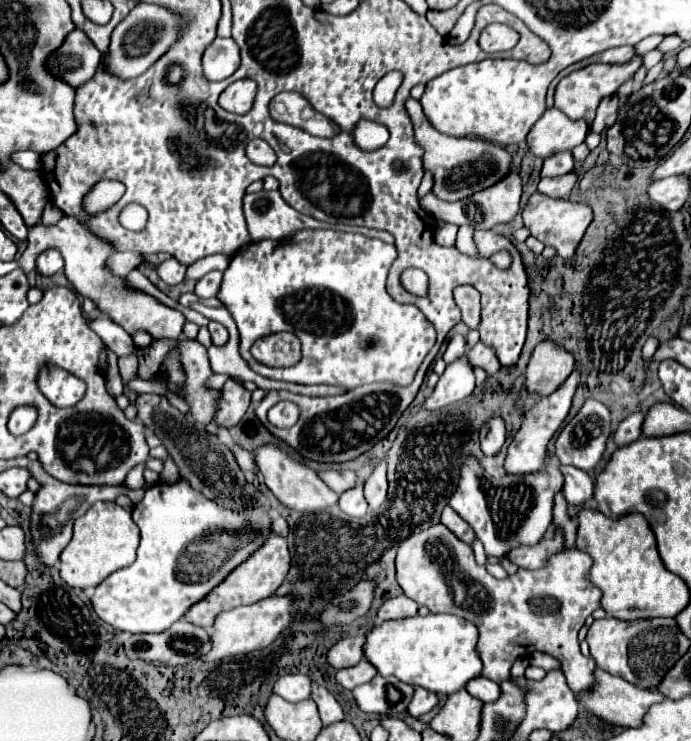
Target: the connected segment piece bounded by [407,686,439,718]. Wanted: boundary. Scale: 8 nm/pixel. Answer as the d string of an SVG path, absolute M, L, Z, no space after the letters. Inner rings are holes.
M417 686L415 688L415 698L411 700L407 712L417 718L417 716L423 716L423 714L431 712L437 706L437 702L439 702L439 696L437 694L431 694L429 690L423 690L423 688Z

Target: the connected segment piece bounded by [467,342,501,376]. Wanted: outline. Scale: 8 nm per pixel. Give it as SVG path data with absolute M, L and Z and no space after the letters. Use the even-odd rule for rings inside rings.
M477 342L477 344L467 352L467 358L469 358L469 362L471 362L473 366L483 368L489 376L495 374L495 372L501 368L495 350L493 350L491 346L483 344L483 342Z

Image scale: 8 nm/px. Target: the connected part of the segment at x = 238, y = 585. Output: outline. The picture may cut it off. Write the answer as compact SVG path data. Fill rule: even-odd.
M271 534L271 538L265 542L265 546L261 546L247 562L243 562L243 566L233 570L233 574L229 574L209 594L209 598L203 598L203 602L197 602L183 618L187 618L191 624L197 624L197 626L203 626L205 630L209 630L219 612L231 610L231 608L237 608L243 604L255 604L255 602L275 594L275 590L283 584L283 580L289 572L289 566L291 566L291 554L289 554L287 540L277 534Z

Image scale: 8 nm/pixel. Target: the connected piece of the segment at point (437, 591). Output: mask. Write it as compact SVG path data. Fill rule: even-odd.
M435 524L427 530L411 534L407 540L401 542L397 550L397 582L409 598L413 598L419 606L427 606L433 614L455 614L477 626L479 654L483 658L485 678L501 684L509 678L509 670L517 658L525 658L539 650L555 656L561 662L567 684L577 696L595 686L593 672L597 668L593 658L585 658L581 654L577 640L581 626L599 608L601 602L601 590L589 580L591 566L593 558L587 552L571 548L563 554L555 554L555 558L551 558L551 562L543 570L519 570L505 580L497 580L485 570L485 566L479 566L475 562L471 546L455 538L455 534L451 534L451 530L447 530L443 524Z

